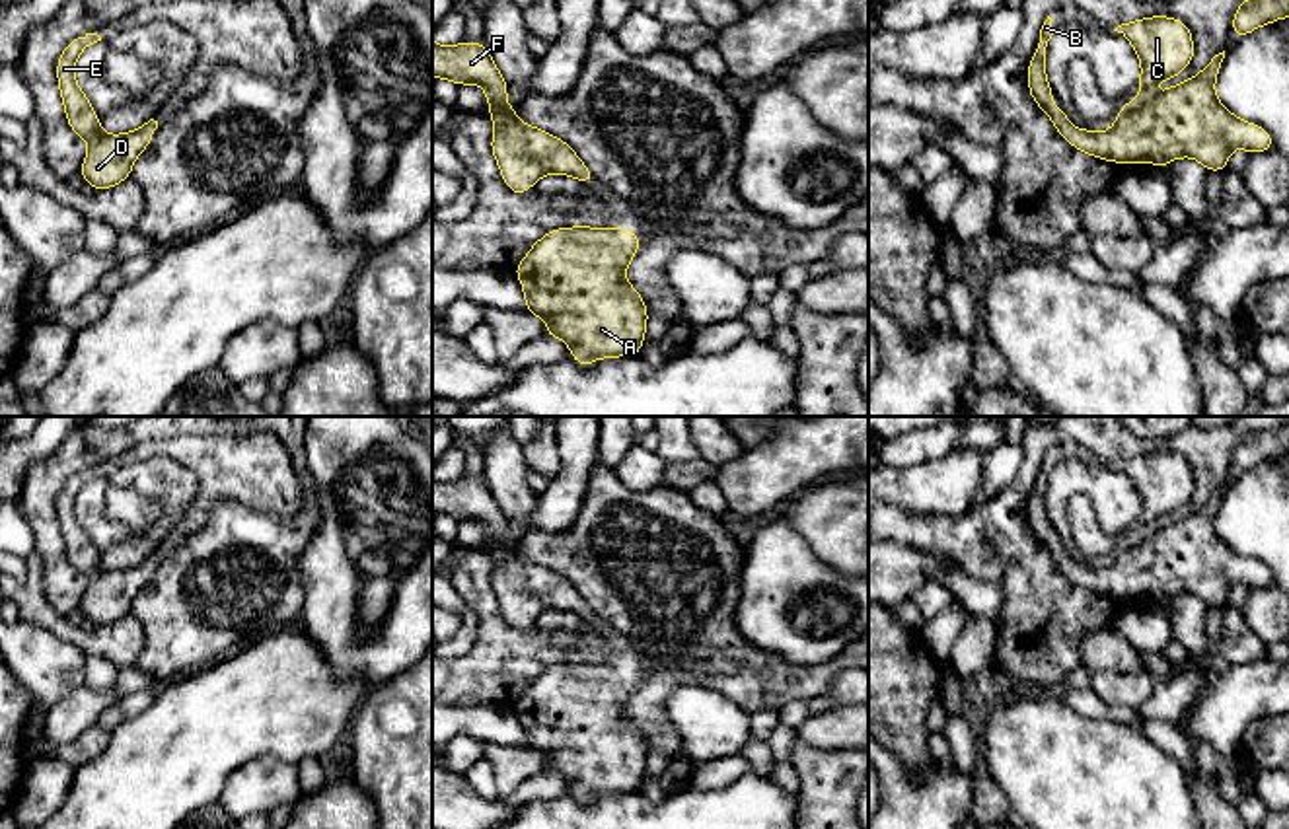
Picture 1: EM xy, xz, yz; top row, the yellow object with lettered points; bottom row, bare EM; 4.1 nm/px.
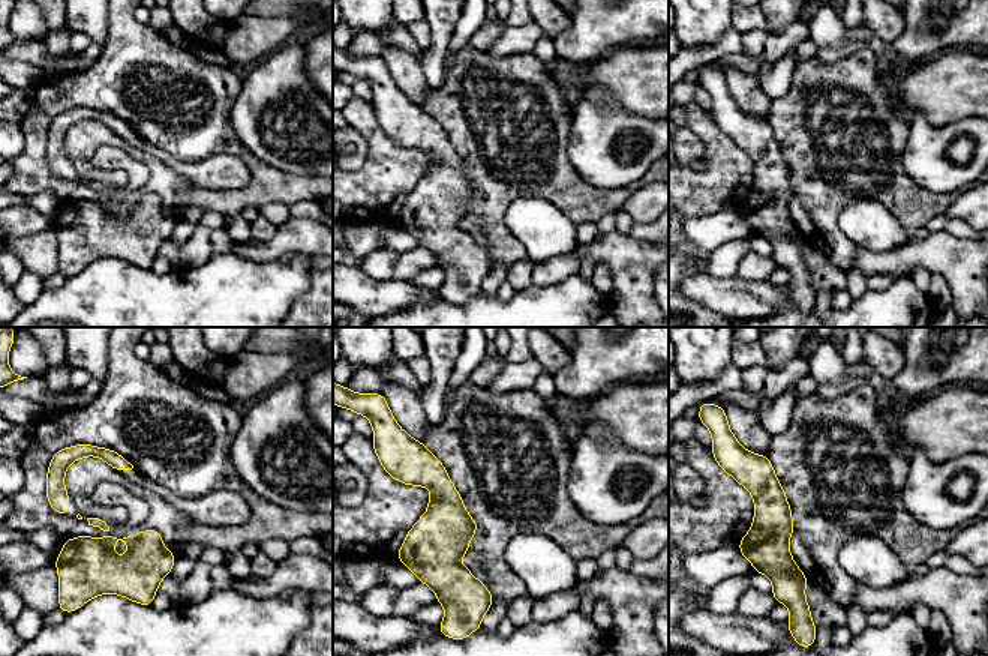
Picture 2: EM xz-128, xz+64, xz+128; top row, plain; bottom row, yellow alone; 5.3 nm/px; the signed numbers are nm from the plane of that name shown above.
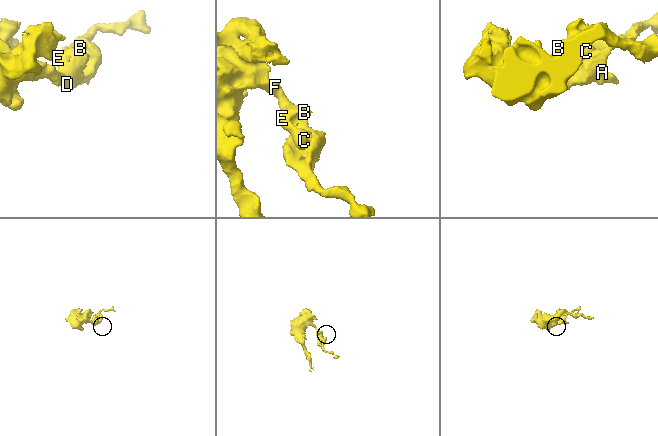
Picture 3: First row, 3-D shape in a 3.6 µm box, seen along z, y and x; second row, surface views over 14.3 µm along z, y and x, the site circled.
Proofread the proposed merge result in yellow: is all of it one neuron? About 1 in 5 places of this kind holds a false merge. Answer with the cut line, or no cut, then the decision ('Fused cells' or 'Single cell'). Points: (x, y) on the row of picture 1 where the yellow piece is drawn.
No split. Single cell

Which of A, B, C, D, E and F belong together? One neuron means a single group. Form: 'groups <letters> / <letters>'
groups A B C D E F

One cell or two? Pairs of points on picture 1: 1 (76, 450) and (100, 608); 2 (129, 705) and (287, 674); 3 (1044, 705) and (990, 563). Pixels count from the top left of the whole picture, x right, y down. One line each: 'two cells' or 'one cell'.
1: two cells
2: two cells
3: two cells

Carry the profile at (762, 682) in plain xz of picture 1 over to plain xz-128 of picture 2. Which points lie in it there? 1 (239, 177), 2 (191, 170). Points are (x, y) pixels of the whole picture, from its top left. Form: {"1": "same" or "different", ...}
{"1": "different", "2": "different"}

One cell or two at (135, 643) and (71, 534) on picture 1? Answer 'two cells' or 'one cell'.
two cells

